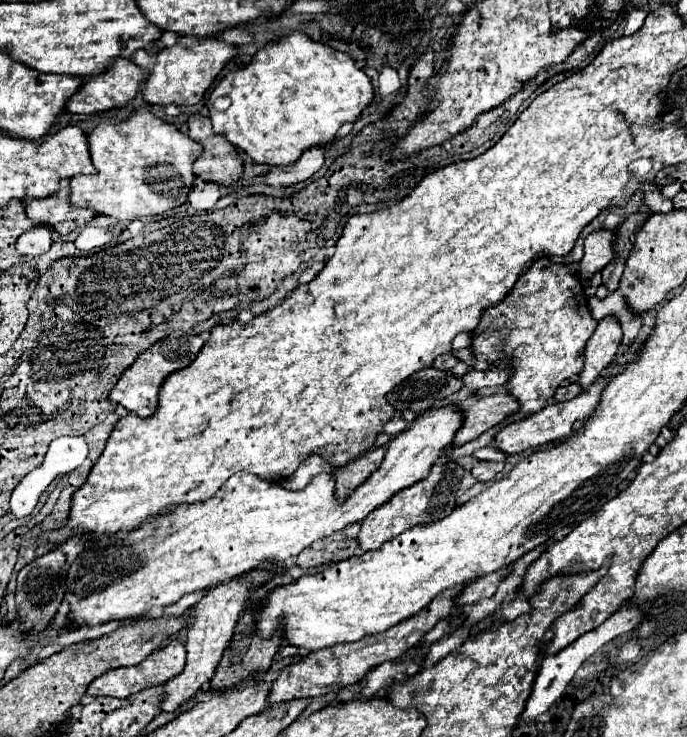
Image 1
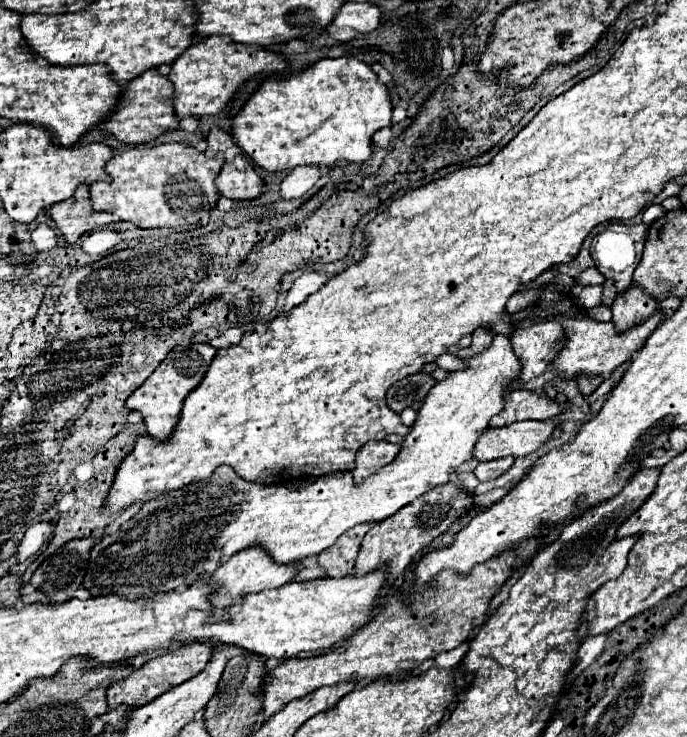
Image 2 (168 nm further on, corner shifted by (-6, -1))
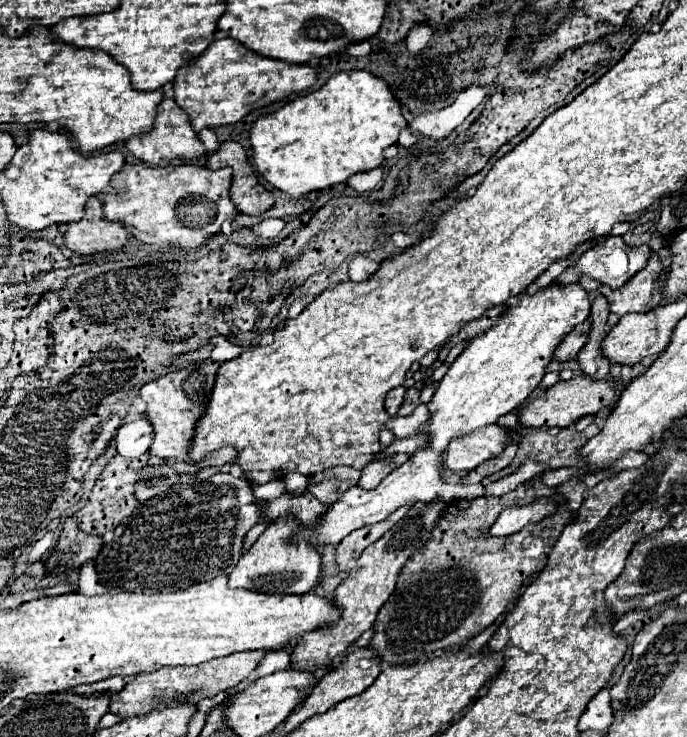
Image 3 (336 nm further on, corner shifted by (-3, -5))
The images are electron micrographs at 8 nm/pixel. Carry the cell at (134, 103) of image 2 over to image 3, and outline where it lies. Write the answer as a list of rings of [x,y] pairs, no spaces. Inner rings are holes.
[[[164,98],[160,104],[158,104],[158,110],[156,110],[156,120],[154,120],[154,126],[152,130],[148,130],[144,136],[132,136],[124,142],[124,146],[142,162],[150,164],[150,166],[164,166],[168,164],[170,160],[174,158],[198,158],[202,156],[206,150],[204,146],[200,144],[196,132],[190,128],[190,122],[188,122],[188,116],[178,108],[178,104],[172,100],[172,98]]]

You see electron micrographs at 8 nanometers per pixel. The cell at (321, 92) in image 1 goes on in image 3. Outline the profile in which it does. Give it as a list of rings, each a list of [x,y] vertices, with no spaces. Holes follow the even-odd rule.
[[[350,70],[332,74],[326,84],[314,92],[298,96],[284,104],[284,108],[274,114],[258,116],[250,128],[250,146],[252,160],[262,178],[266,178],[274,188],[300,198],[312,190],[328,190],[334,184],[346,184],[348,176],[356,172],[364,172],[370,168],[378,168],[384,160],[384,148],[398,142],[398,134],[406,128],[406,120],[402,116],[400,104],[394,100],[388,84],[366,72],[366,70]]]

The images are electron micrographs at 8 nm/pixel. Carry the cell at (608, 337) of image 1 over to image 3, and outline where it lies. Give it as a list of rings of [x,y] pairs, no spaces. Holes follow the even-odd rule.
[[[656,230],[652,232],[650,248],[650,264],[646,264],[646,268],[642,268],[630,282],[616,290],[606,286],[600,288],[600,292],[608,298],[610,312],[614,312],[616,316],[624,316],[630,312],[646,312],[662,302],[660,274],[670,266],[670,250],[662,244],[662,236]]]

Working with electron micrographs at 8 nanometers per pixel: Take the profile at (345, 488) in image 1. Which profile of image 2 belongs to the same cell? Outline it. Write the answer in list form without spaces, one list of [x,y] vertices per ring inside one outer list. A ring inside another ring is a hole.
[[[369,442],[357,452],[357,466],[351,472],[355,478],[355,484],[361,484],[365,478],[375,474],[379,468],[387,466],[389,462],[395,460],[399,454],[401,446],[399,444],[389,444],[389,442]]]

